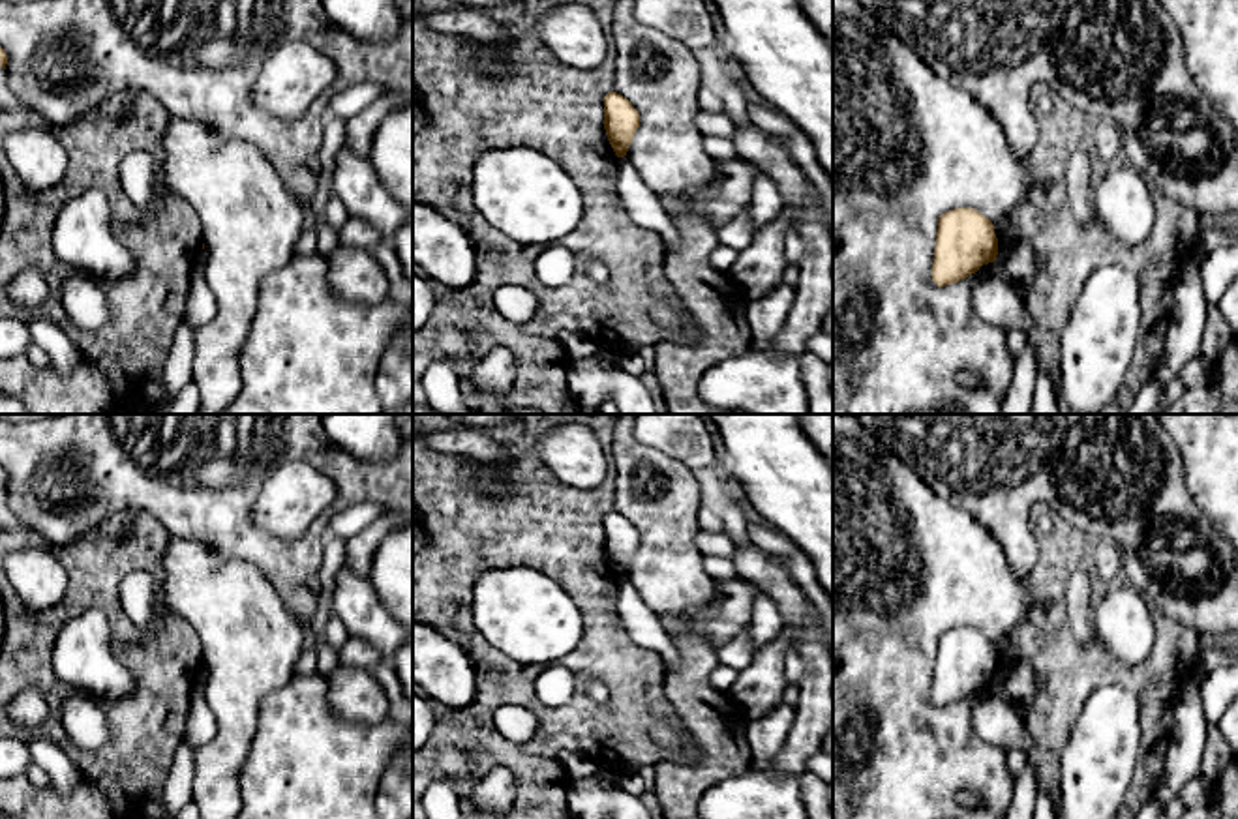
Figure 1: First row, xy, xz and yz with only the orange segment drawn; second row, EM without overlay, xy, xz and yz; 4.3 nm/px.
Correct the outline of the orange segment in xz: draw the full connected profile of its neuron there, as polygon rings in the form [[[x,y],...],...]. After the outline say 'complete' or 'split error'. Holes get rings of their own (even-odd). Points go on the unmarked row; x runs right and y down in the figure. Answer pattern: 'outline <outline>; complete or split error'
outline [[[617,512],[604,515],[604,549],[617,577],[625,577],[636,549],[640,534],[632,523]]]; complete

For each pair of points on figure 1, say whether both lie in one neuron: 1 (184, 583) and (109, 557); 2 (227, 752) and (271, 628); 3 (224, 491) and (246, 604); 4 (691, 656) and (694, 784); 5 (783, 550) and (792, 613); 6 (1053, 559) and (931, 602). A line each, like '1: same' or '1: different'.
1: different
2: same
3: different
4: same
5: different
6: different

